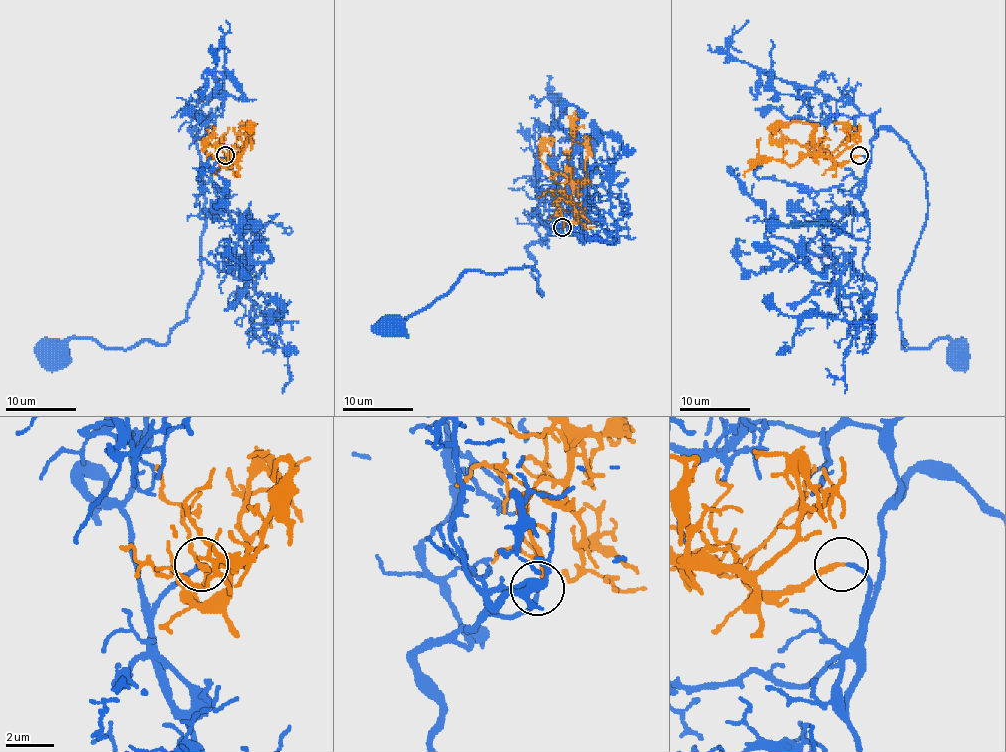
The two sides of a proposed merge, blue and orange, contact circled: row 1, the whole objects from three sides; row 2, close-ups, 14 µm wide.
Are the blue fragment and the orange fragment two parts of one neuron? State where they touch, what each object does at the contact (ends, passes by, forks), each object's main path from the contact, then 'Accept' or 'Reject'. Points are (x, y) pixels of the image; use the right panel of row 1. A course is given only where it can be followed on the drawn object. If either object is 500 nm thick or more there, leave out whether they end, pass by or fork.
Place: (859, 155). At the ring blue ends. At the ring orange ends. Course of blue: (860, 155), (868, 166), (887, 129), (924, 171), (901, 338), (959, 352). Course of orange: (859, 155), (832, 166), (834, 163), (827, 157), (802, 155), (794, 164), (758, 159), (744, 177). Accept

